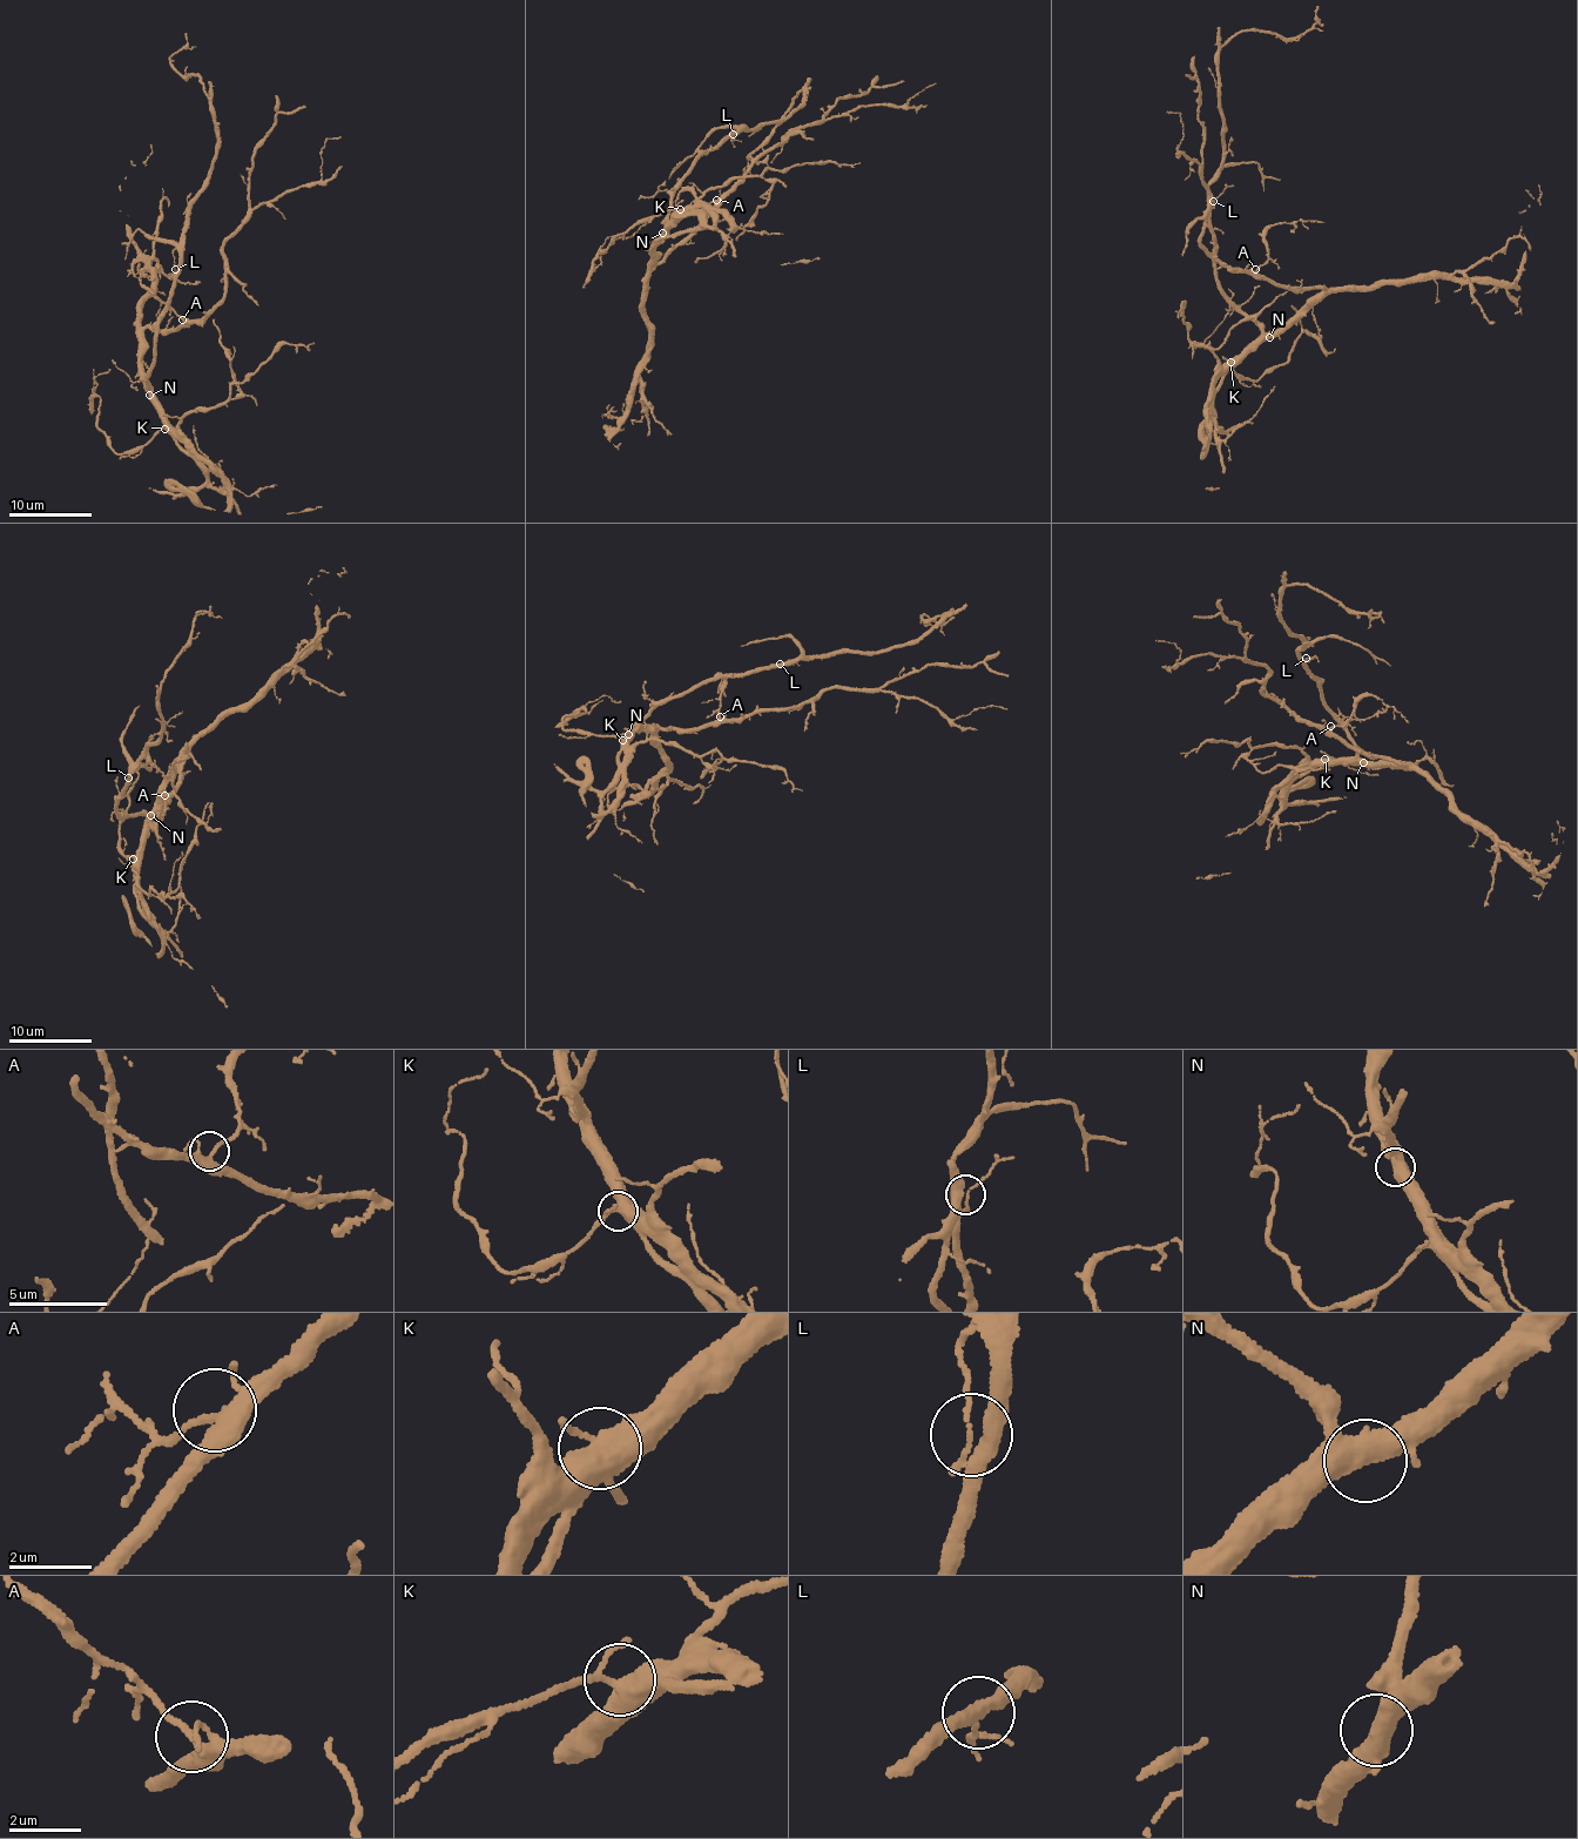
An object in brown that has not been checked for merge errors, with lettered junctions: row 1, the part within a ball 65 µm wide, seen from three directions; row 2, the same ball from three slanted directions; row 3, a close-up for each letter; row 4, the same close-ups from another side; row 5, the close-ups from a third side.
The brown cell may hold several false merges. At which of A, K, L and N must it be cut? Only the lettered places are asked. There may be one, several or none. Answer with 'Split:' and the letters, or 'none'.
Split: none

